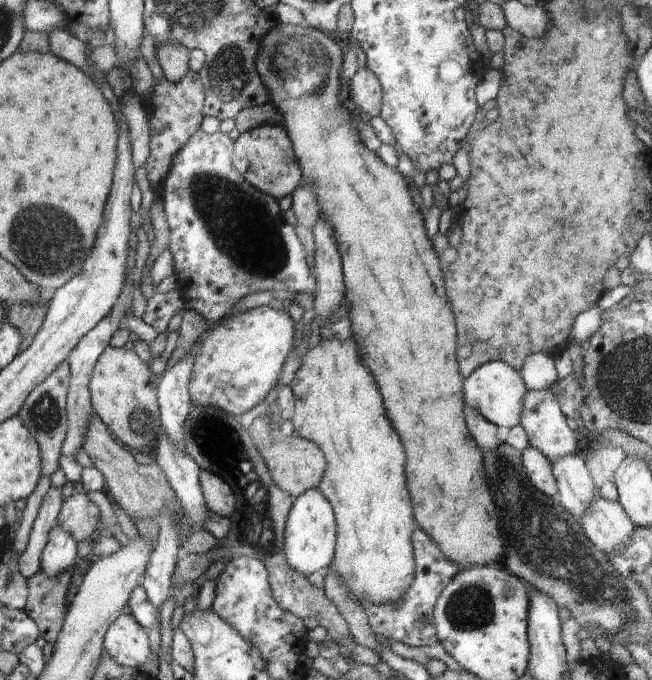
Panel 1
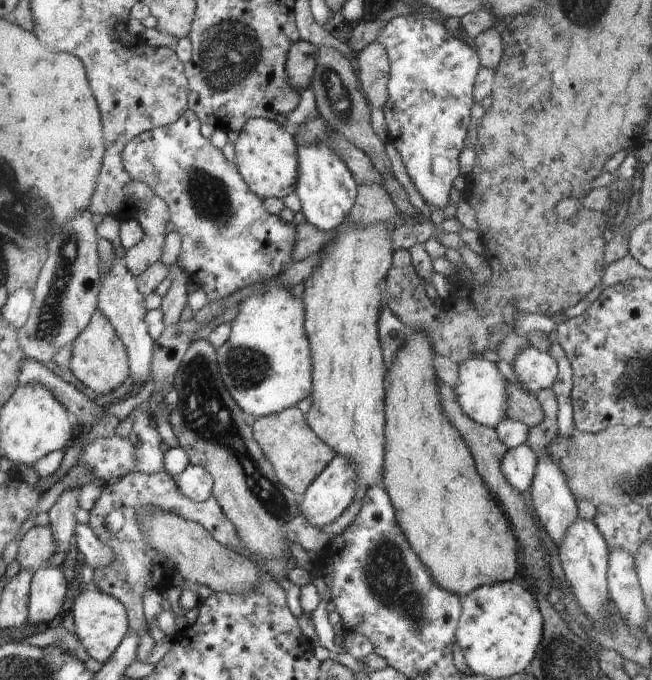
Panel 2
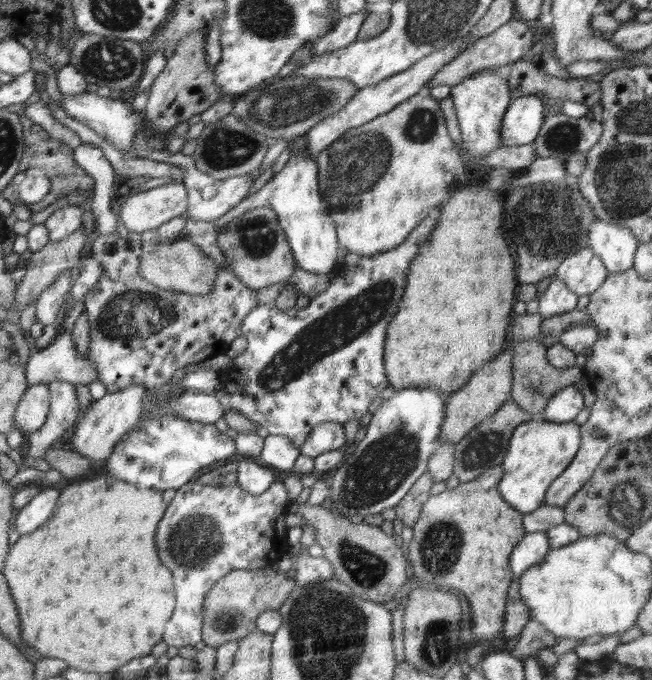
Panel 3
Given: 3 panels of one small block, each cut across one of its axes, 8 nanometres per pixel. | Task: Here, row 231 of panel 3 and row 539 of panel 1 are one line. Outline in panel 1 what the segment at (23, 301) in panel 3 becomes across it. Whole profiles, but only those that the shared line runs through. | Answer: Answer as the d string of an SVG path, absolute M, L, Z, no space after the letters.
M76 492L63 502L57 526L66 530L76 542L86 540L97 528L100 529L101 515L98 506L86 496Z

